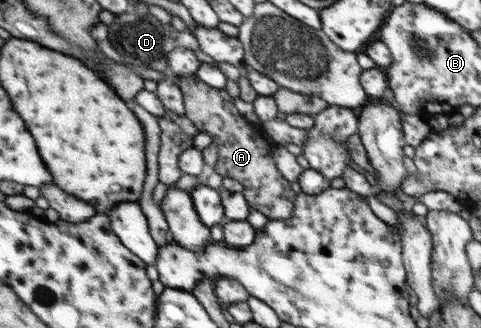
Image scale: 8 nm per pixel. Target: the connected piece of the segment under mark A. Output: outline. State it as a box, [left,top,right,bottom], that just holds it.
[179,76,295,219]

